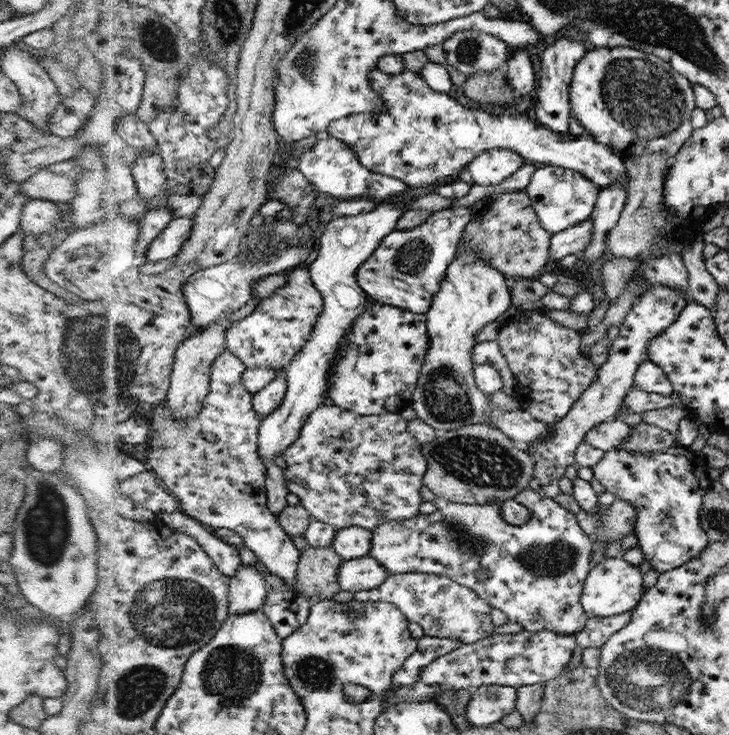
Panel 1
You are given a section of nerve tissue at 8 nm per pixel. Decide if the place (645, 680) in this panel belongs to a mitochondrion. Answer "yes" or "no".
yes

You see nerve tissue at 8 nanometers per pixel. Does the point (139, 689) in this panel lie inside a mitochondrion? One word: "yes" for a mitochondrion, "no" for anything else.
yes

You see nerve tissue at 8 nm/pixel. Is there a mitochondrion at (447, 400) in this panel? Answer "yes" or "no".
yes

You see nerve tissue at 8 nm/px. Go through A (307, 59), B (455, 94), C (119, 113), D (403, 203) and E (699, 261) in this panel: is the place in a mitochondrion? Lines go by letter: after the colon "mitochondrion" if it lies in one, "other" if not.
A: mitochondrion
B: other
C: other
D: other
E: other

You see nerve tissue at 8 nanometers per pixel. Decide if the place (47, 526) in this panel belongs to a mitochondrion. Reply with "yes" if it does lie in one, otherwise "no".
yes

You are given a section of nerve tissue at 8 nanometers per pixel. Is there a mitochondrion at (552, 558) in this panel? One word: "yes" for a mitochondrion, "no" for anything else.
yes

